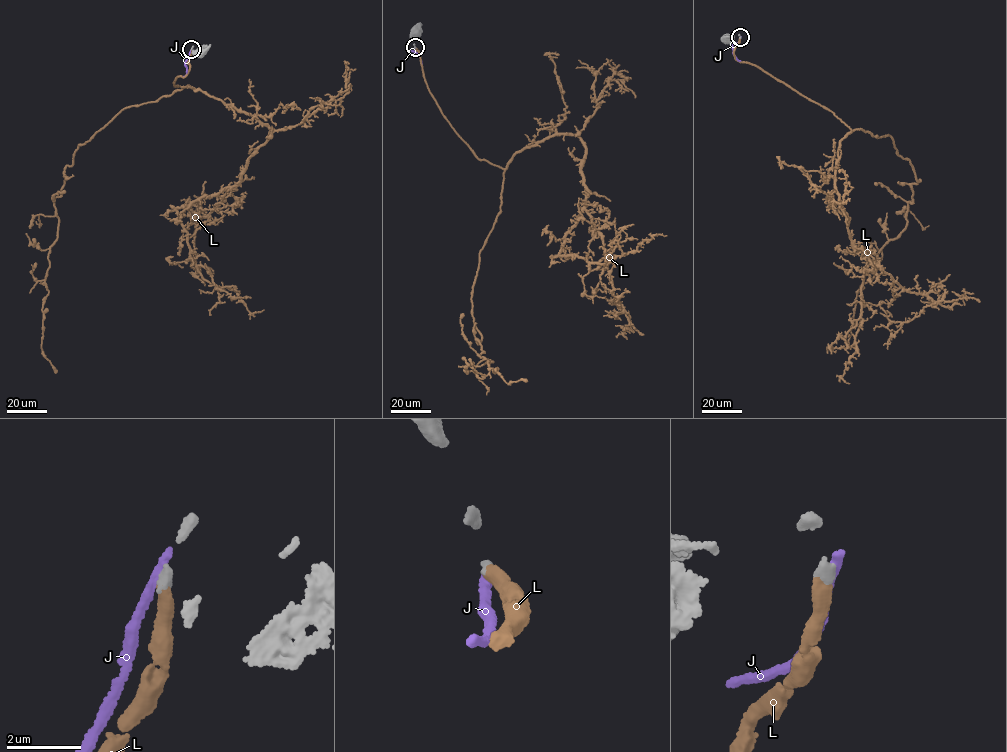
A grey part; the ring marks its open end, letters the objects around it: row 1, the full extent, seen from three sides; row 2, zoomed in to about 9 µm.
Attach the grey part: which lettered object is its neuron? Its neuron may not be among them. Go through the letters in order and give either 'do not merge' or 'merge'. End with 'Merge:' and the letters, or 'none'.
J: do not merge
L: merge
Merge: L

